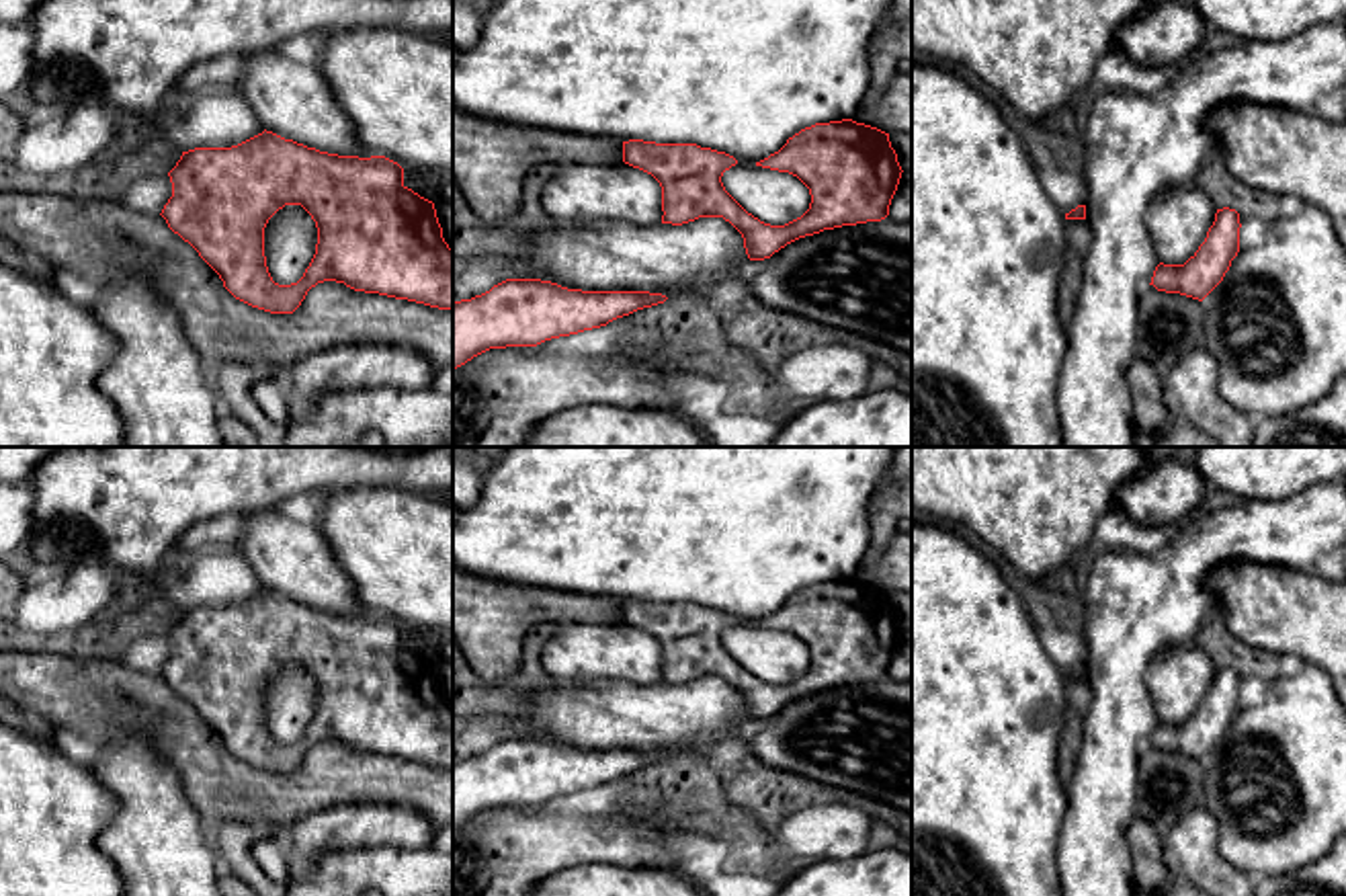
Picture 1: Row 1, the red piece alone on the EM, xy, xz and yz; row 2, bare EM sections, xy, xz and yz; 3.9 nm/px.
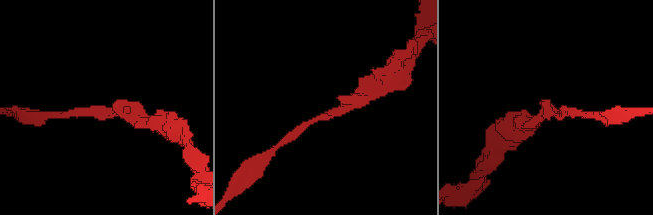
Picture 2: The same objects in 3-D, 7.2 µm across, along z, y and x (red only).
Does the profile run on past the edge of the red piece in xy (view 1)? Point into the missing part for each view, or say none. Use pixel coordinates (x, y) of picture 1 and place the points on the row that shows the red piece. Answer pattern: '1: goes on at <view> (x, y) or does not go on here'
1: does not go on here

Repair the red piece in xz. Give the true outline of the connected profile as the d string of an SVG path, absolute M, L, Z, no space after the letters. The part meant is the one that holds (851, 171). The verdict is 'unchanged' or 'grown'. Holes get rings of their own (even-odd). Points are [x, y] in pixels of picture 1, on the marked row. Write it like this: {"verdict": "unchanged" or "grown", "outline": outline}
{"verdict": "unchanged", "outline": "M852 119L815 123L756 162L797 176L811 195L801 217L770 226L725 191L721 176L738 164L725 152L629 139L623 141L623 162L660 182L662 223L723 217L742 234L750 260L770 258L787 244L824 230L885 219L903 172L889 133Z"}

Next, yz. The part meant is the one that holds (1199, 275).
{"verdict": "unchanged", "outline": "M1217 209L1205 242L1184 264L1160 262L1151 283L1158 291L1180 293L1203 301L1225 277L1239 252L1239 213Z"}

